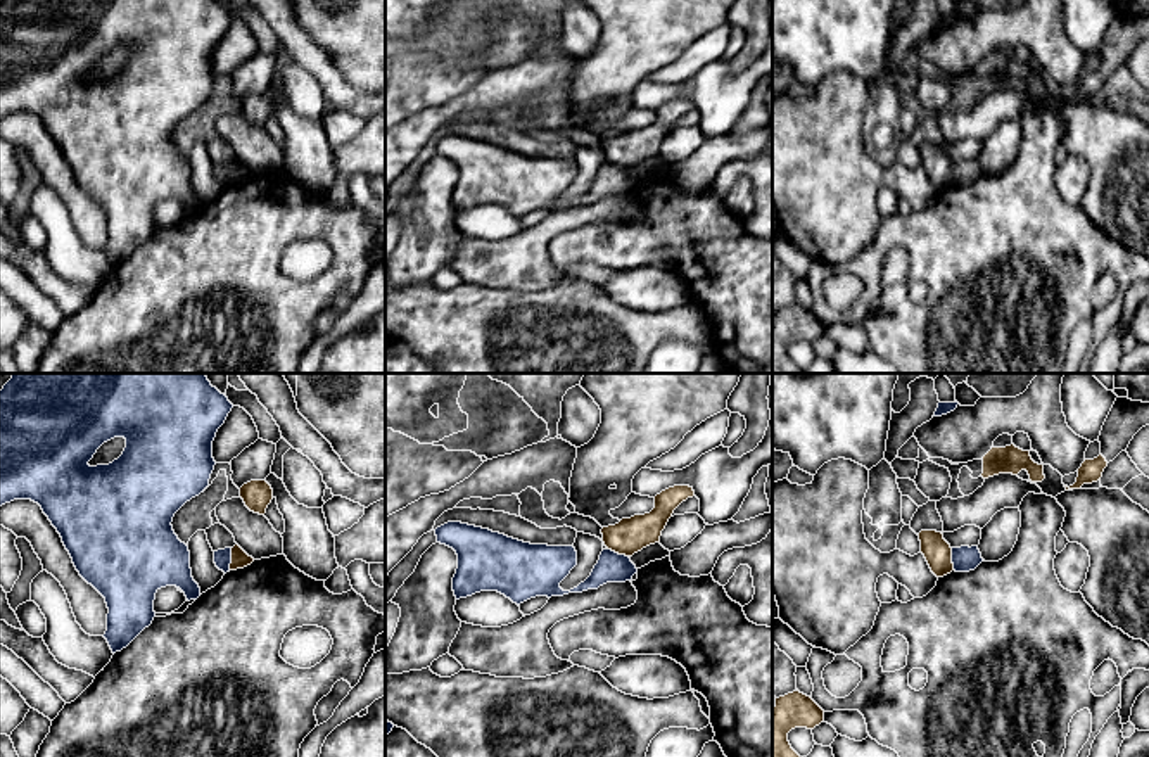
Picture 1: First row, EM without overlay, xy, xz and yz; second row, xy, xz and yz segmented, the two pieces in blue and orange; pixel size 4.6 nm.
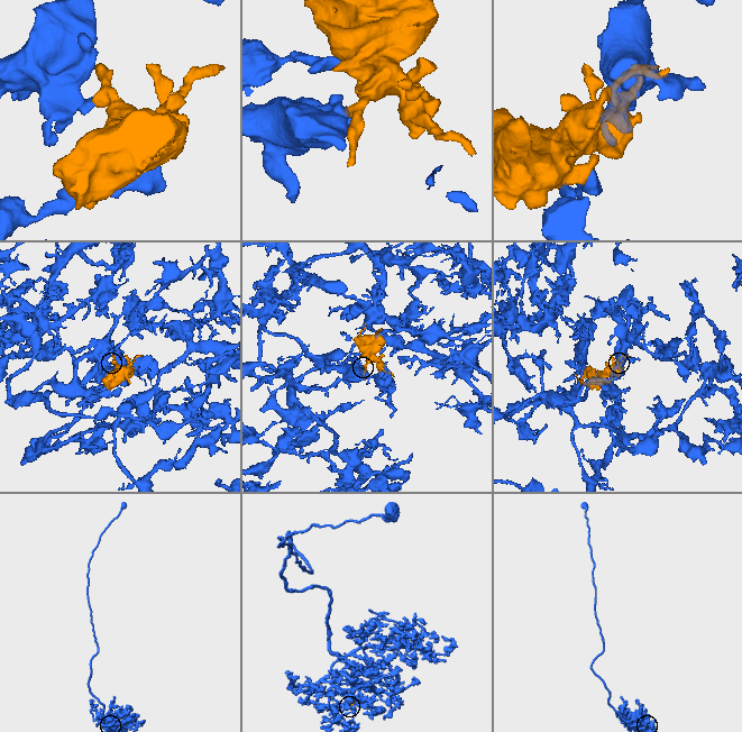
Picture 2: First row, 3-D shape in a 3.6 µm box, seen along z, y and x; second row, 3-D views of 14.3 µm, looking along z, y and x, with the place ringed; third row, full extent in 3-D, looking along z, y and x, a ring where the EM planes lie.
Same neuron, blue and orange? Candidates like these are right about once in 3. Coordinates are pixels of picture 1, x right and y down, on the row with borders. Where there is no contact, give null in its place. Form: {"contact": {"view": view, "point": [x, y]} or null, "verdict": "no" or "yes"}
{"contact": {"view": "xy", "point": [230, 559]}, "verdict": "no"}

